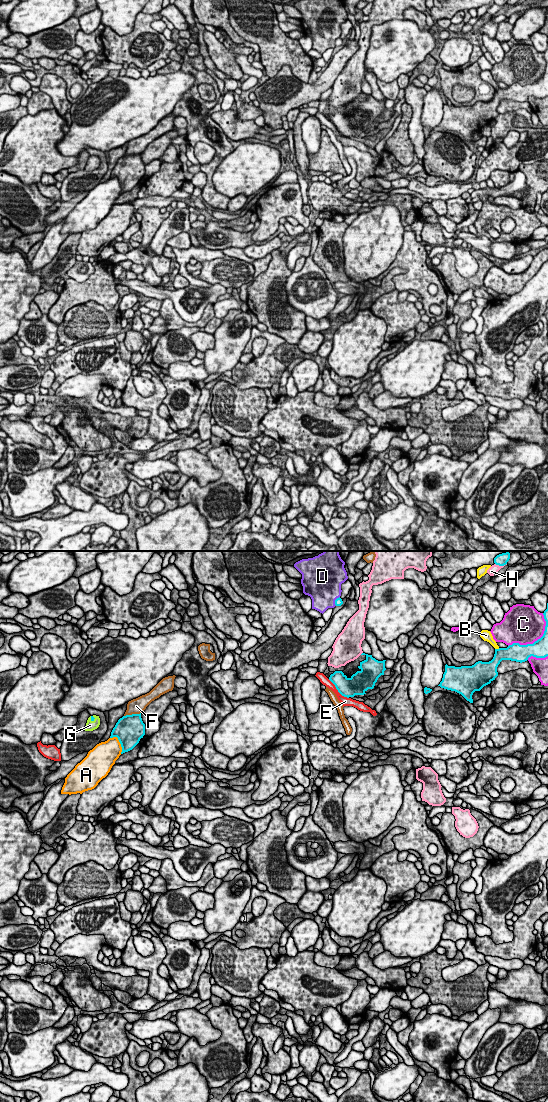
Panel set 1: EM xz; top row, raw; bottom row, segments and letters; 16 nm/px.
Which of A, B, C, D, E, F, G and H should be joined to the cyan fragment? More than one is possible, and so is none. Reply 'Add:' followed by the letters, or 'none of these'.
Add: G

